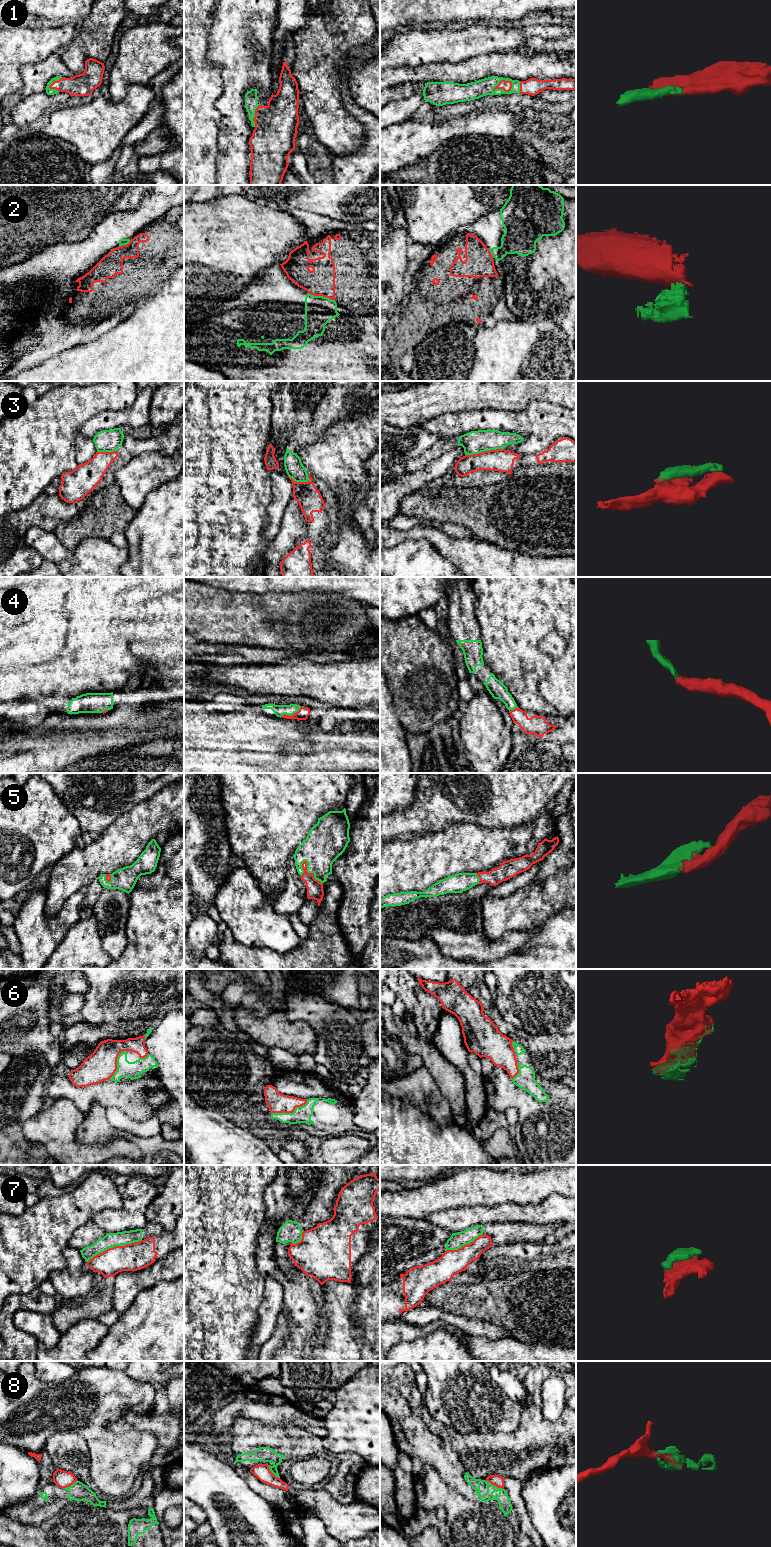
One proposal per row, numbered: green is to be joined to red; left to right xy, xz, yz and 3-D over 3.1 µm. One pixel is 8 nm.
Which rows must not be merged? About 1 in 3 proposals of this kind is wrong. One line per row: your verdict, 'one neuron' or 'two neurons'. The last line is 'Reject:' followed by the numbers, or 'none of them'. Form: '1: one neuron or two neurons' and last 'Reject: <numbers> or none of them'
1: one neuron
2: two neurons
3: two neurons
4: one neuron
5: one neuron
6: one neuron
7: two neurons
8: two neurons
Reject: 2, 3, 7, 8

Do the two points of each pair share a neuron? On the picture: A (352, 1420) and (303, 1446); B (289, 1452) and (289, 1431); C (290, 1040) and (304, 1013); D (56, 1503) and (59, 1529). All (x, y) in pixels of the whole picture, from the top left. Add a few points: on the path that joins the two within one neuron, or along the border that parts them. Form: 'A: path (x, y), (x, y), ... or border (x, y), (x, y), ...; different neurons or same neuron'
A: border (321, 1439), (323, 1446); different neurons
B: path (289, 1447), (289, 1436); same neuron
C: border (283, 1009), (289, 1019), (304, 1020), (316, 1037); different neurons
D: border (70, 1503), (37, 1526); different neurons

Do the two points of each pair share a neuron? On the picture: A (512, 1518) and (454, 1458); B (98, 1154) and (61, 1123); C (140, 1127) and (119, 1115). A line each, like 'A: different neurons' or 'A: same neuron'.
A: same neuron
B: same neuron
C: same neuron

